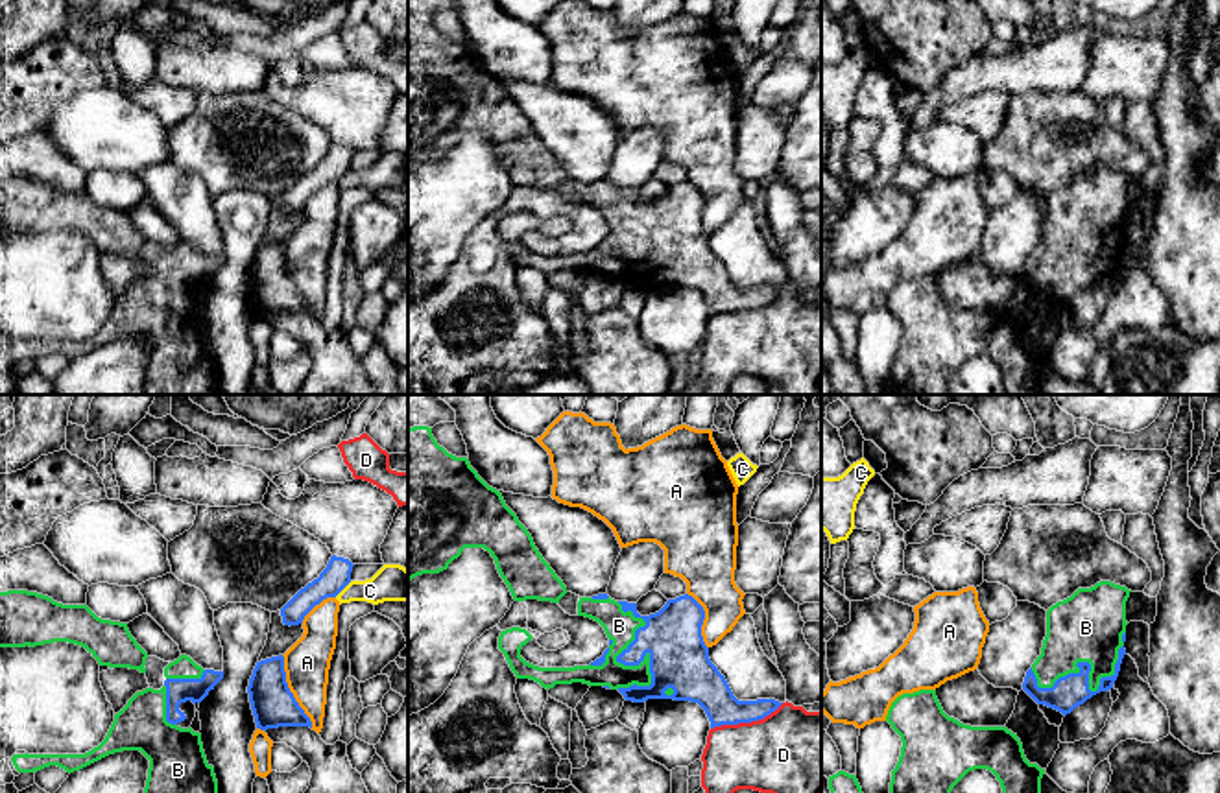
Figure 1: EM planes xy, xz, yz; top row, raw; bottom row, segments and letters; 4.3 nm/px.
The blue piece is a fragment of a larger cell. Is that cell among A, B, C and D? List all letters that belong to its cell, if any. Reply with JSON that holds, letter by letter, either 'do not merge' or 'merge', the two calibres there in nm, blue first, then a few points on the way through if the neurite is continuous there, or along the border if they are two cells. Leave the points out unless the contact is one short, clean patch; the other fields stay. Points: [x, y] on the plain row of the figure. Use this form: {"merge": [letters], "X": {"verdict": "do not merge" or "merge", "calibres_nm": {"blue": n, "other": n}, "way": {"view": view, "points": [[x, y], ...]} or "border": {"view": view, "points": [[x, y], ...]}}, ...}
{"merge": ["B"], "A": {"verdict": "do not merge", "calibres_nm": {"blue": 190, "other": 200}}, "B": {"verdict": "merge", "calibres_nm": {"blue": 140, "other": 300}}, "C": {"verdict": "do not merge", "calibres_nm": {"blue": 120, "other": 160}, "border": {"view": "xy", "points": [[351, 168], [334, 183]]}}, "D": {"verdict": "do not merge", "calibres_nm": {"blue": 170, "other": 380}}}

